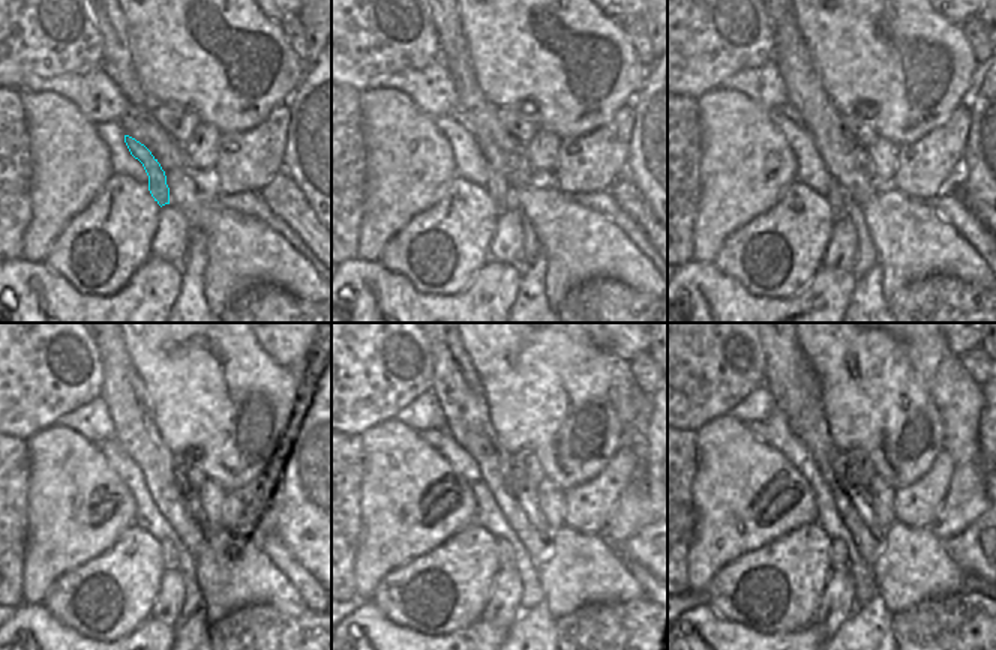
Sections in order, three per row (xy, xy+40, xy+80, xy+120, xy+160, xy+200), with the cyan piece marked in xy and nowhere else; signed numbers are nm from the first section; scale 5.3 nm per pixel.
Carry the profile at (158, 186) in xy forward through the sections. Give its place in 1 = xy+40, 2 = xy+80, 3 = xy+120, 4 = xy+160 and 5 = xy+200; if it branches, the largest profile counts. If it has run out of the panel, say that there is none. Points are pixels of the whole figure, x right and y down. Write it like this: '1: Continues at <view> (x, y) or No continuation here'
1: Continues at xy+40 (497, 186)
2: Continues at xy+80 (836, 195)
3: Continues at xy+120 (170, 557)
4: Continues at xy+160 (504, 553)
5: Continues at xy+200 (839, 557)

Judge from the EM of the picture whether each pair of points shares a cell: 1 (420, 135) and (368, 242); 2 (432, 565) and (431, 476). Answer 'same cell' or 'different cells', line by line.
1: same cell
2: different cells

